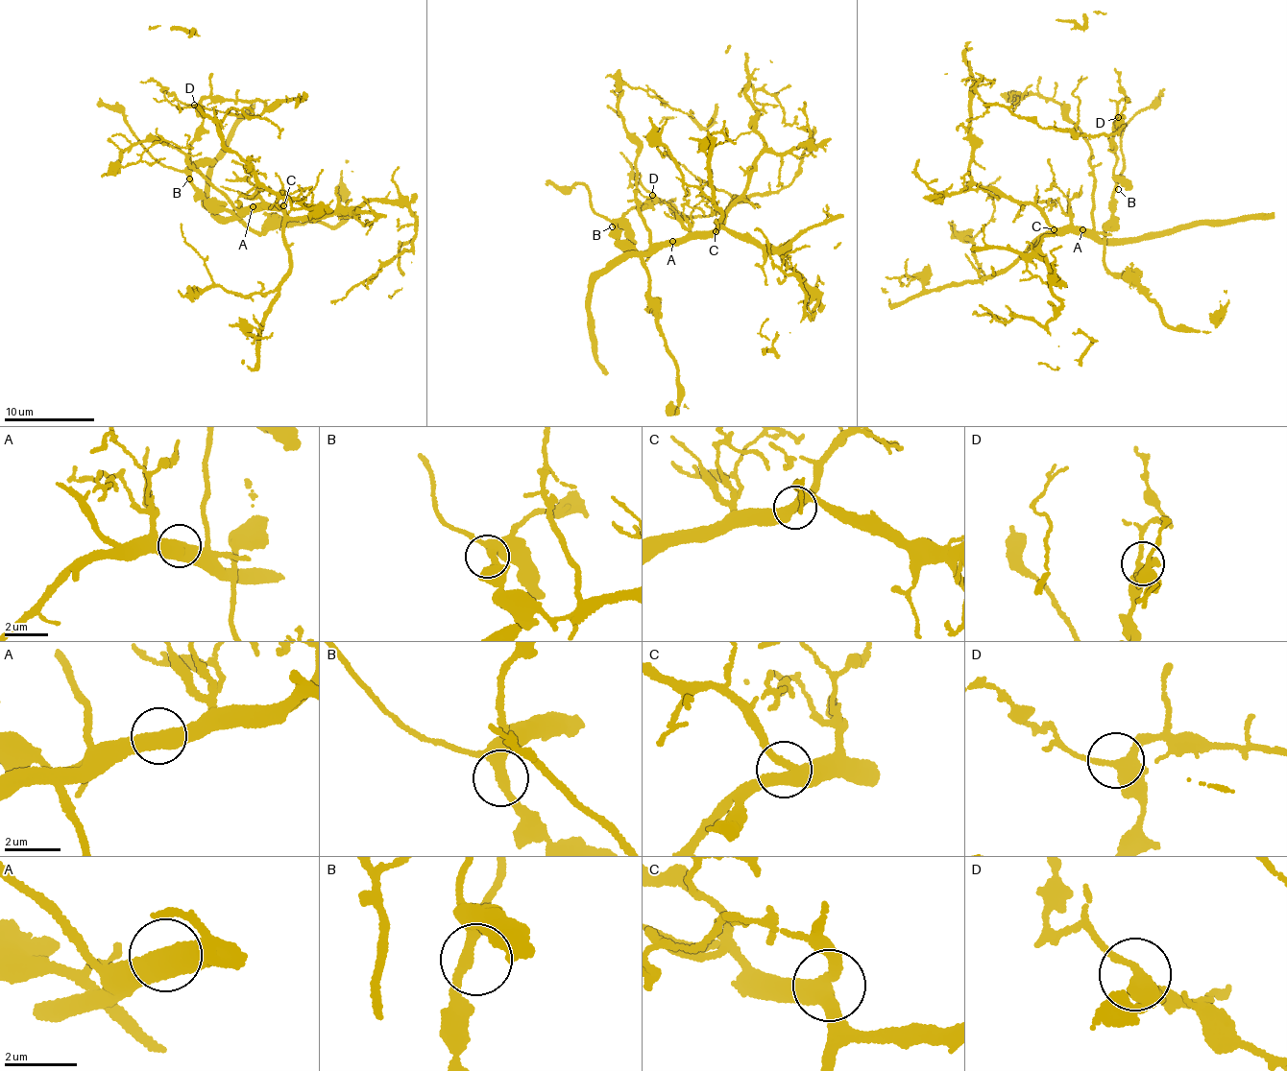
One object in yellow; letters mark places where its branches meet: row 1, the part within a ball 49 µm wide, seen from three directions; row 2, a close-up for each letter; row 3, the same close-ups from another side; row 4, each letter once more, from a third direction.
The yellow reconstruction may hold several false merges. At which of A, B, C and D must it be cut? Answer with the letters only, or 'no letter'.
A

